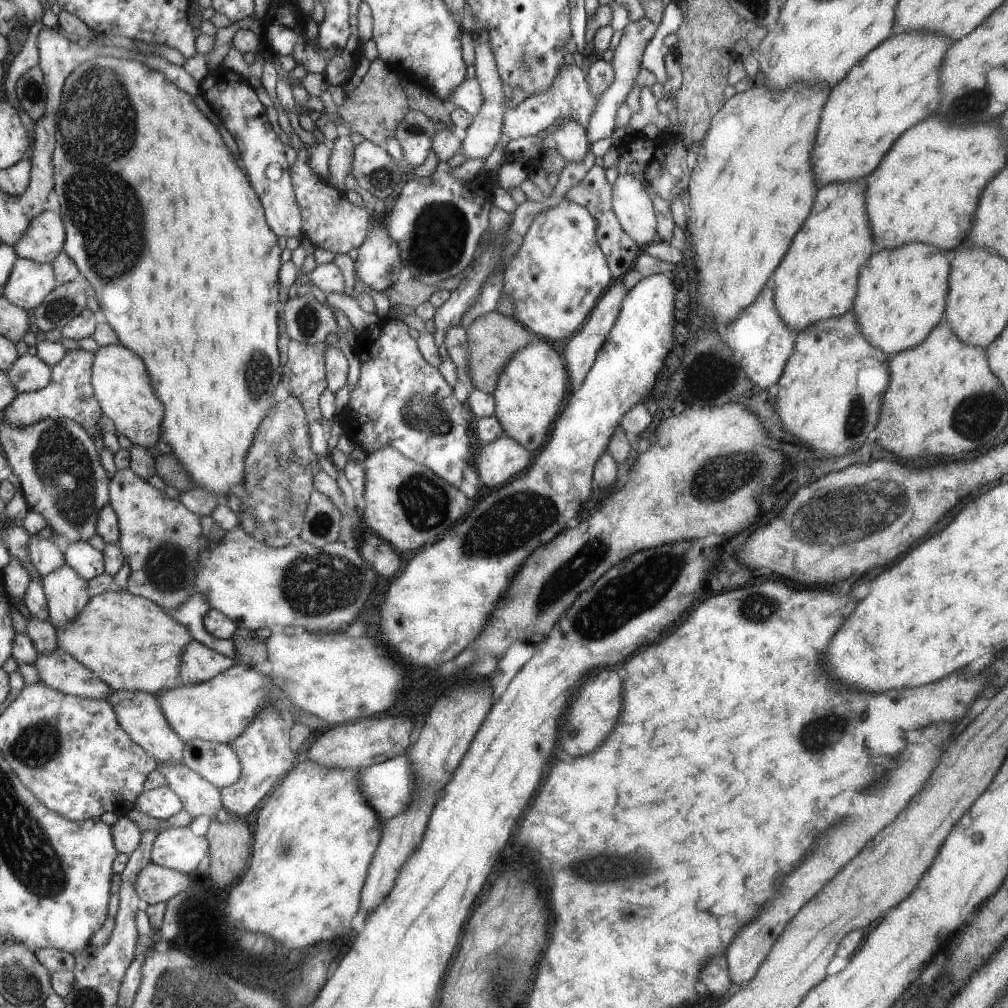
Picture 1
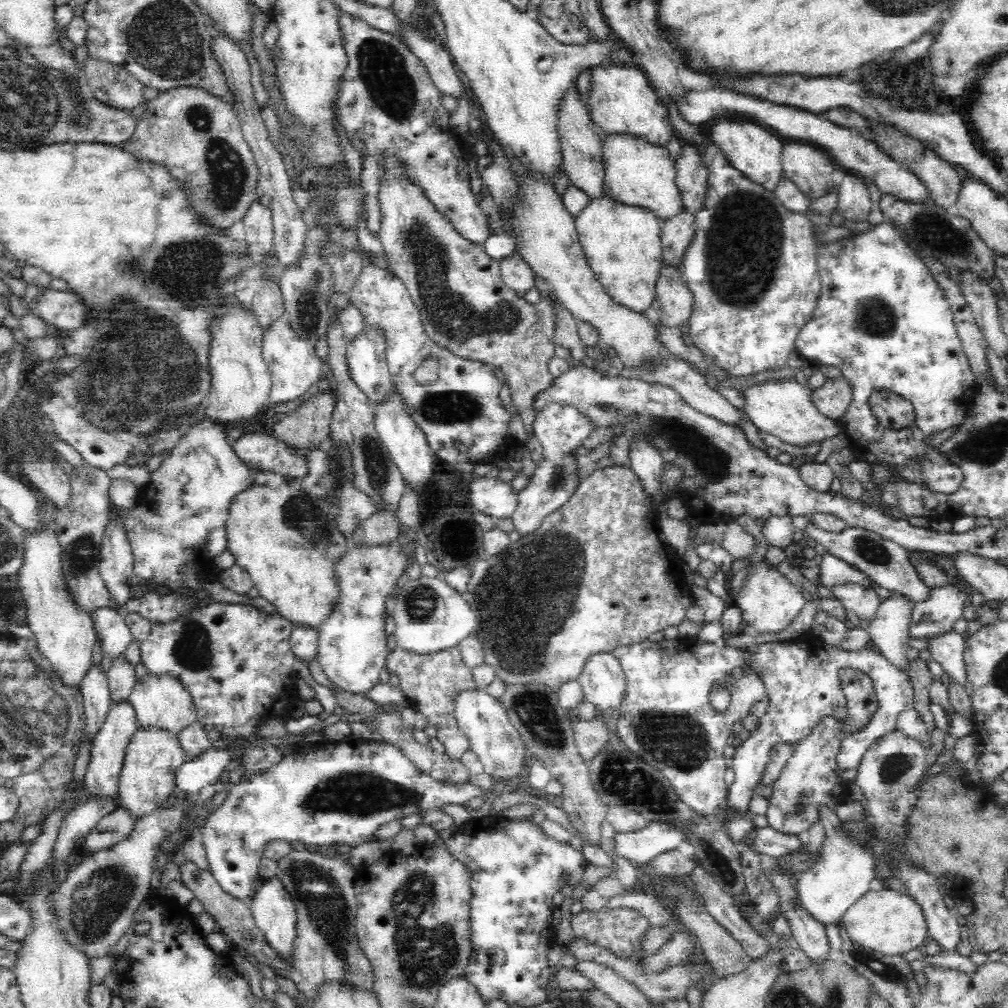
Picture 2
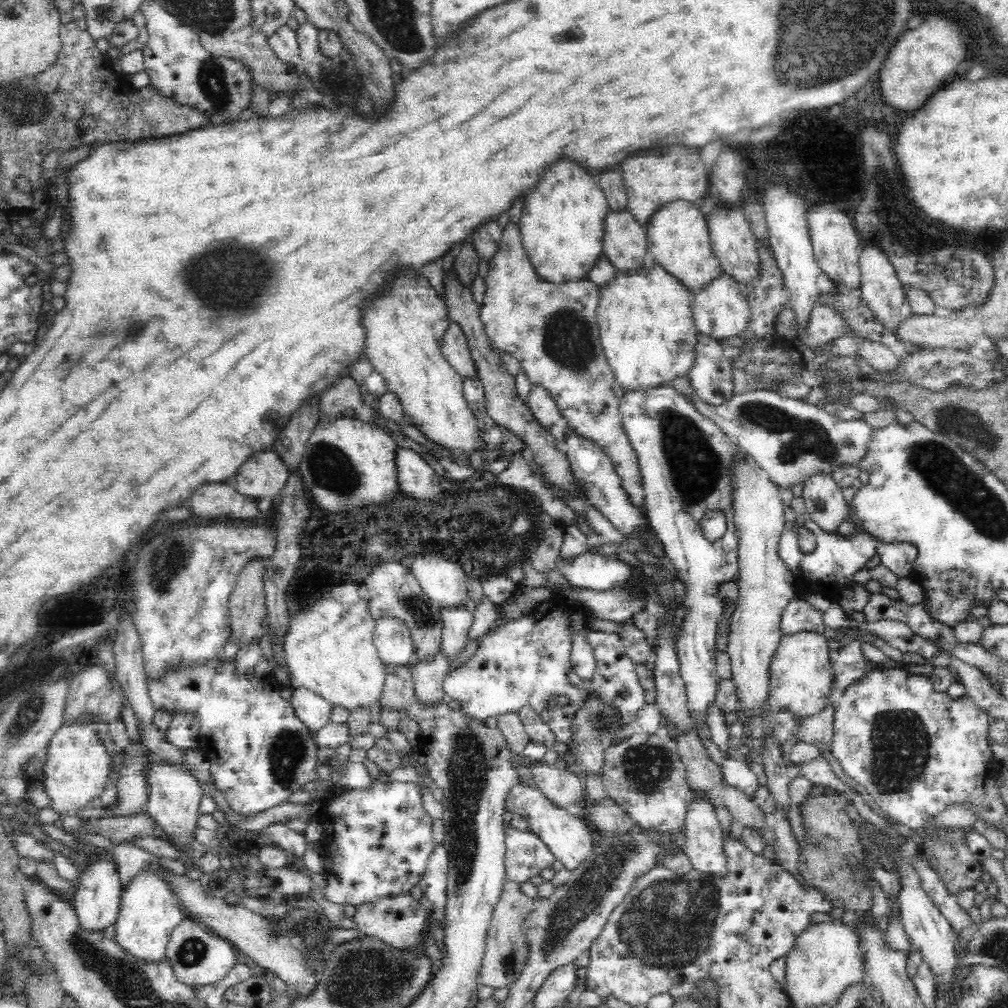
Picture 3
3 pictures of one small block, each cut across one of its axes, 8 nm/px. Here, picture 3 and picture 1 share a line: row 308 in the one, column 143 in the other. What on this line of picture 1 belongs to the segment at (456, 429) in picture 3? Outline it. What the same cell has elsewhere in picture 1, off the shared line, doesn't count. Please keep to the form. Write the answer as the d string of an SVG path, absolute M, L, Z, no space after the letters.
M123 344L101 346L95 352L92 383L104 415L113 421L118 434L124 435L132 444L145 449L161 441L159 424L162 425L163 406L149 386L149 376L145 372L143 362L135 356L133 350L125 348Z

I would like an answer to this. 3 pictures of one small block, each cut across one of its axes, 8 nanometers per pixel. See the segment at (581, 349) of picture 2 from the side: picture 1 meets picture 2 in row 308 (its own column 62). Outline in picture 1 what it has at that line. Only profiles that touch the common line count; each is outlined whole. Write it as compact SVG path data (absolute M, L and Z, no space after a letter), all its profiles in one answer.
M37 534L30 535L27 548L29 560L35 564L35 568L43 577L66 564L66 554L51 539L38 538Z

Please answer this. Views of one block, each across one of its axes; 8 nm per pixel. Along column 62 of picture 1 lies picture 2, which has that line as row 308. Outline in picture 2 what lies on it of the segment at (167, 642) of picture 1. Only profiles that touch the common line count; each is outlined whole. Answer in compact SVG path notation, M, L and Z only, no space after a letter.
M604 194L590 198L586 206L575 216L579 242L596 281L604 287L611 299L640 314L651 312L654 287L656 287L660 268L664 265L659 219L650 209L626 204Z

